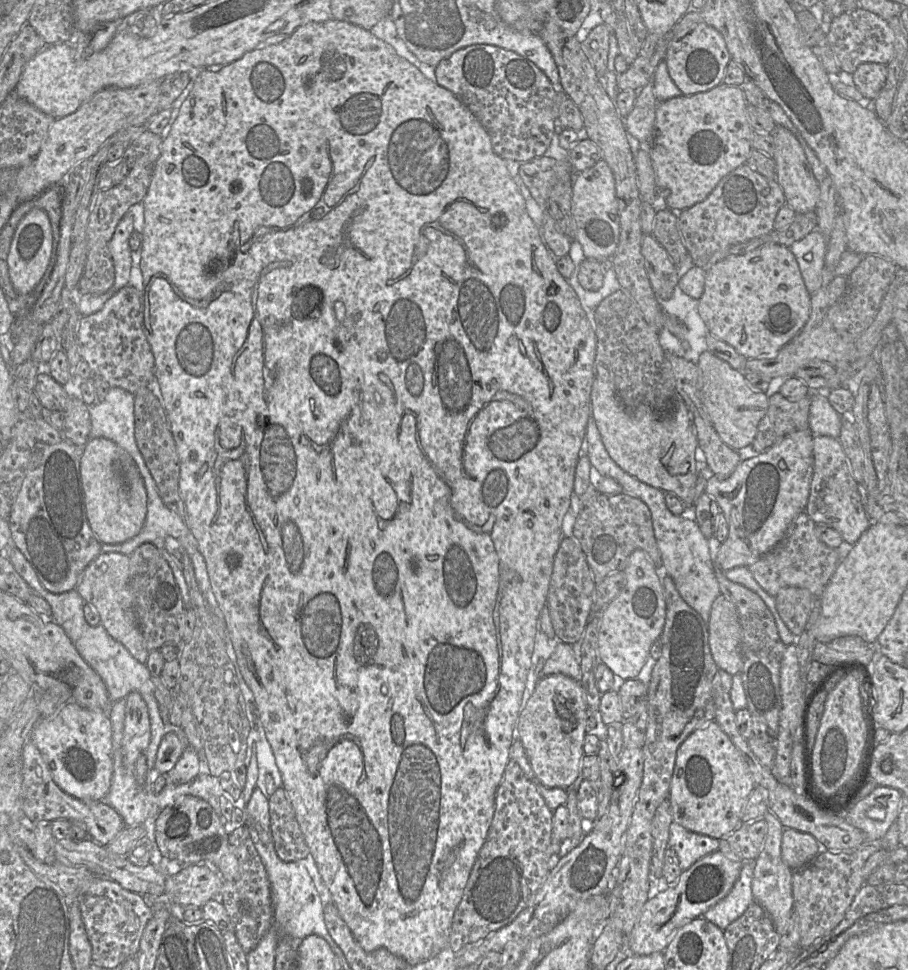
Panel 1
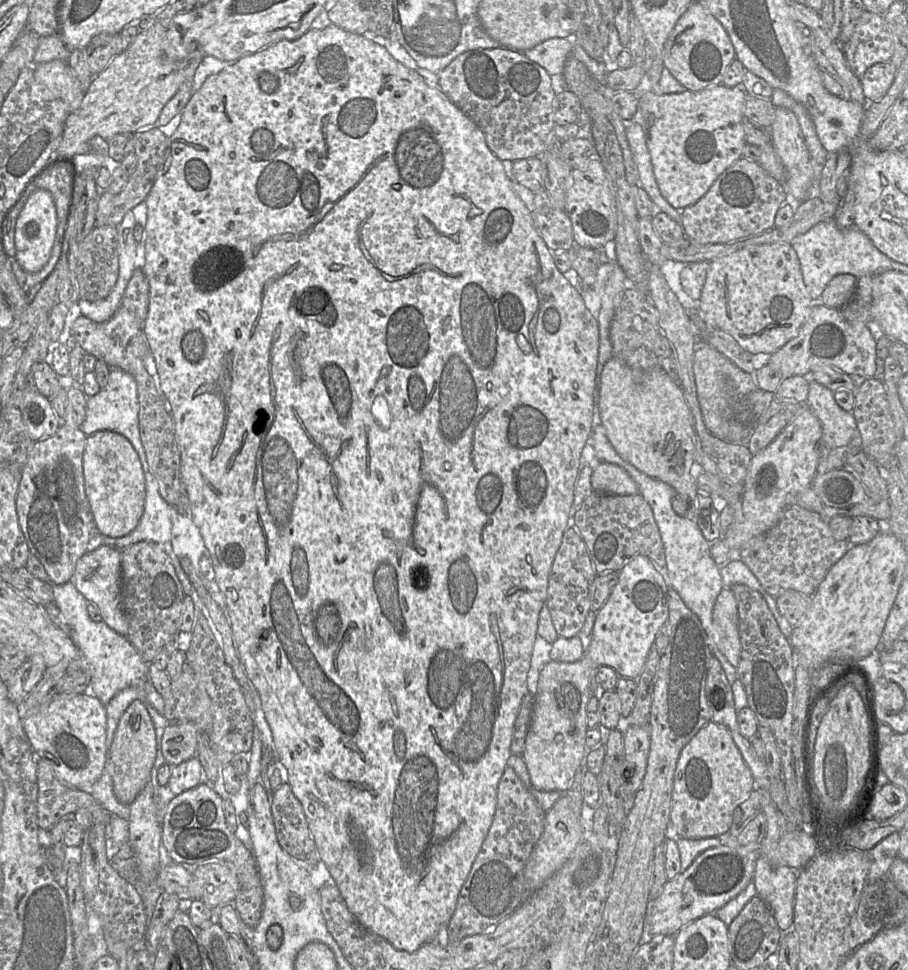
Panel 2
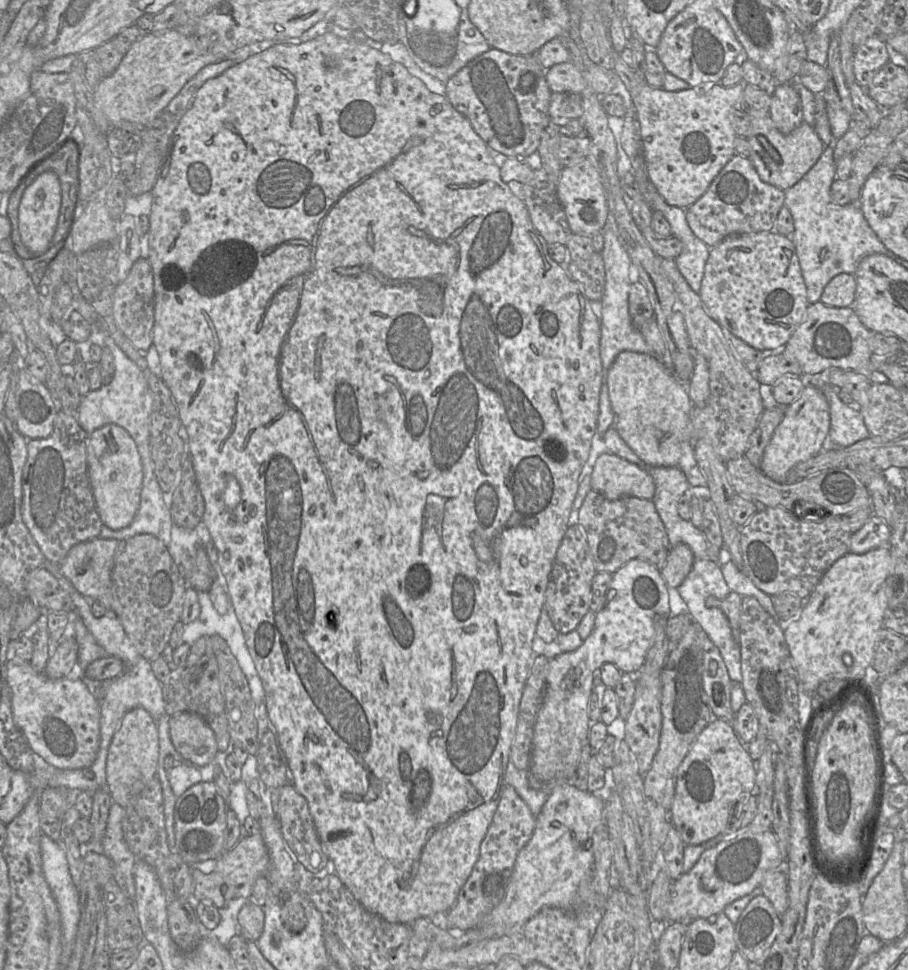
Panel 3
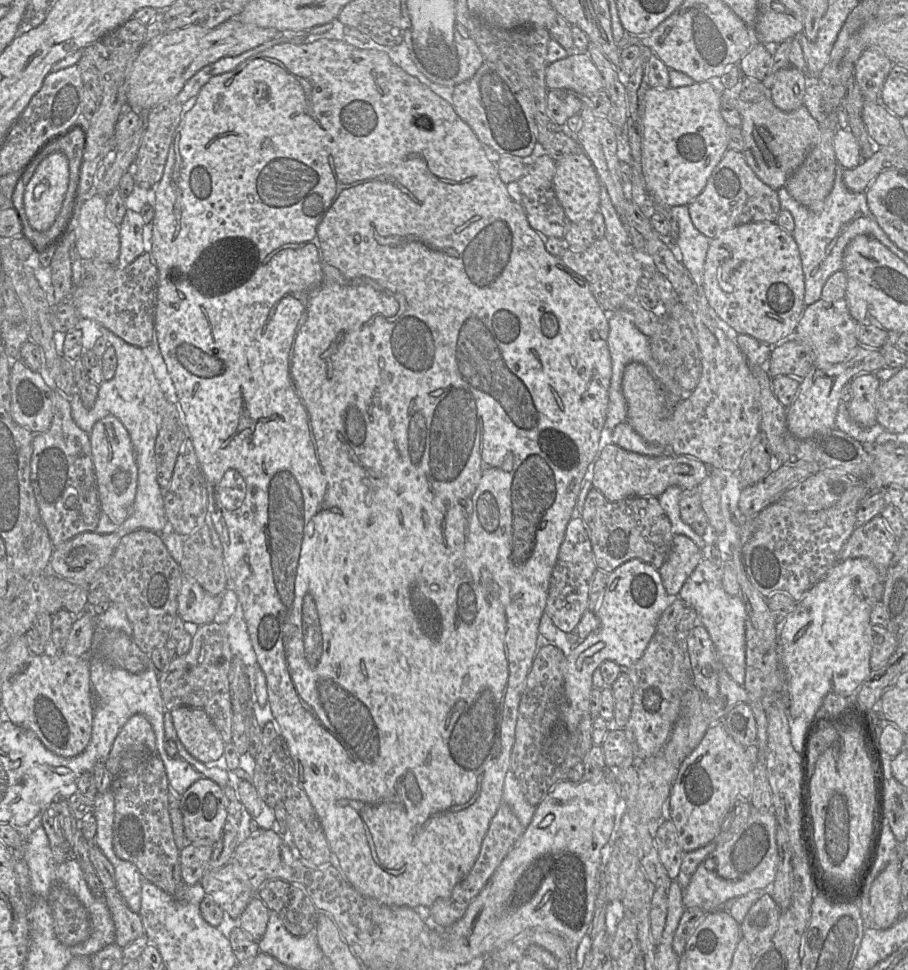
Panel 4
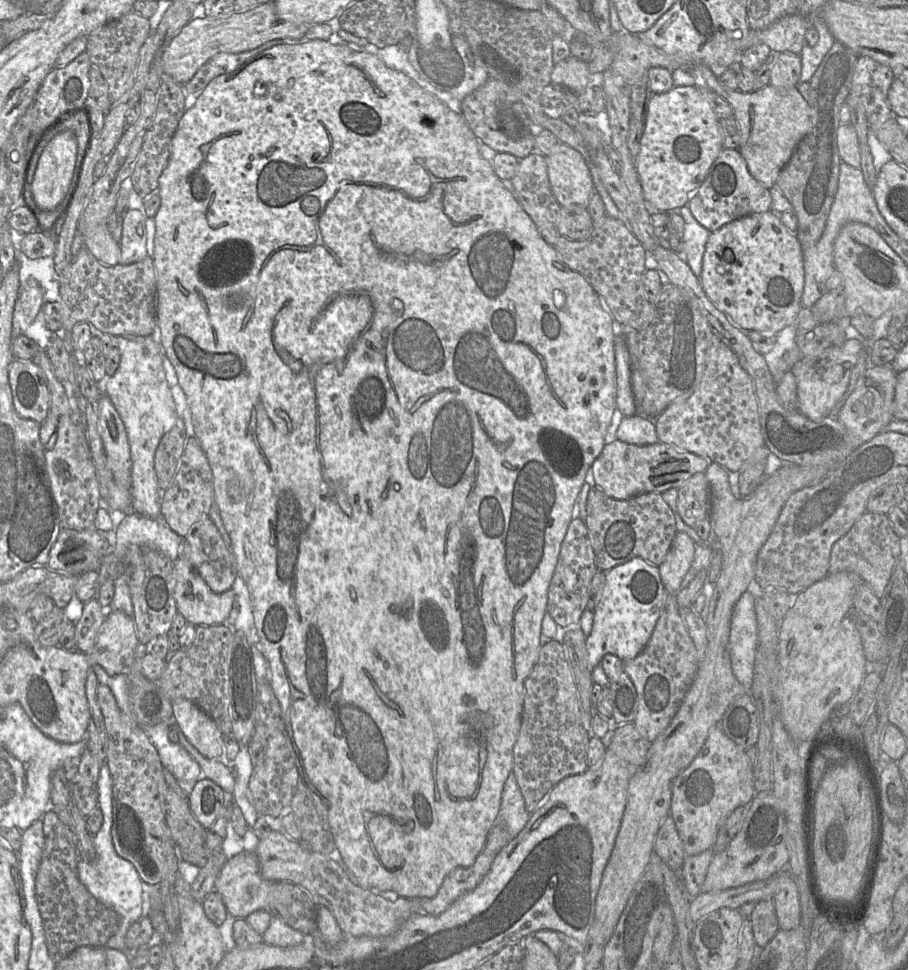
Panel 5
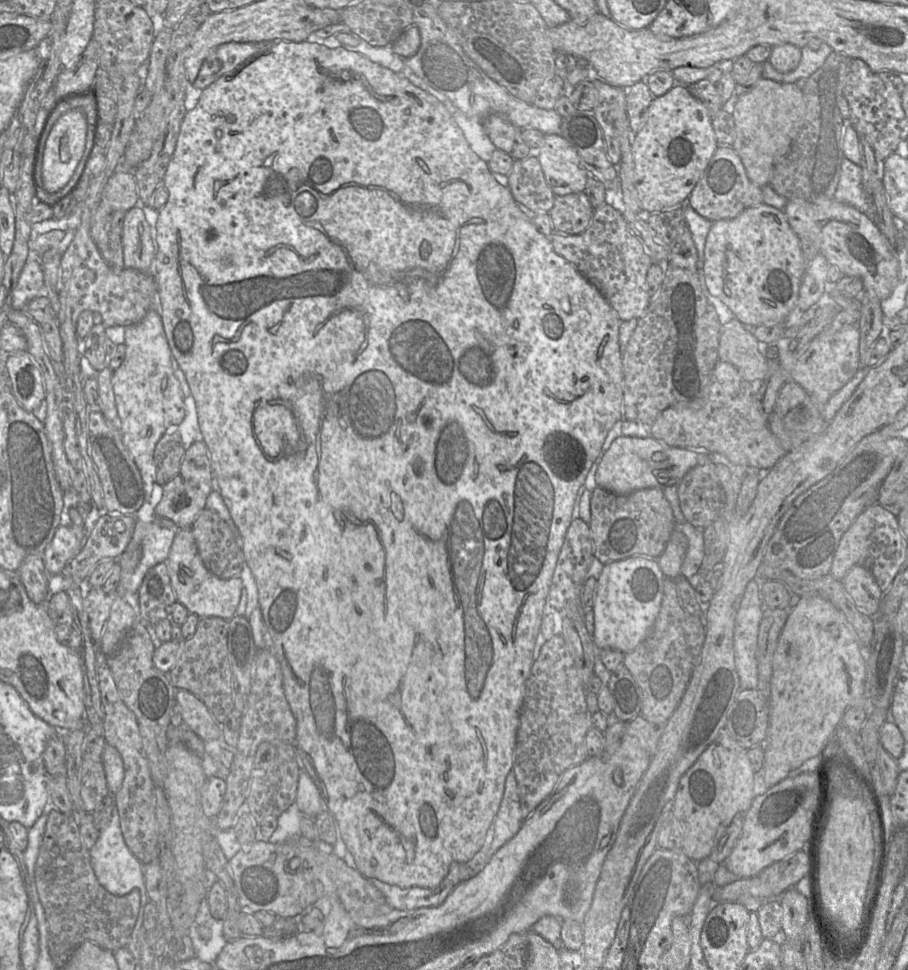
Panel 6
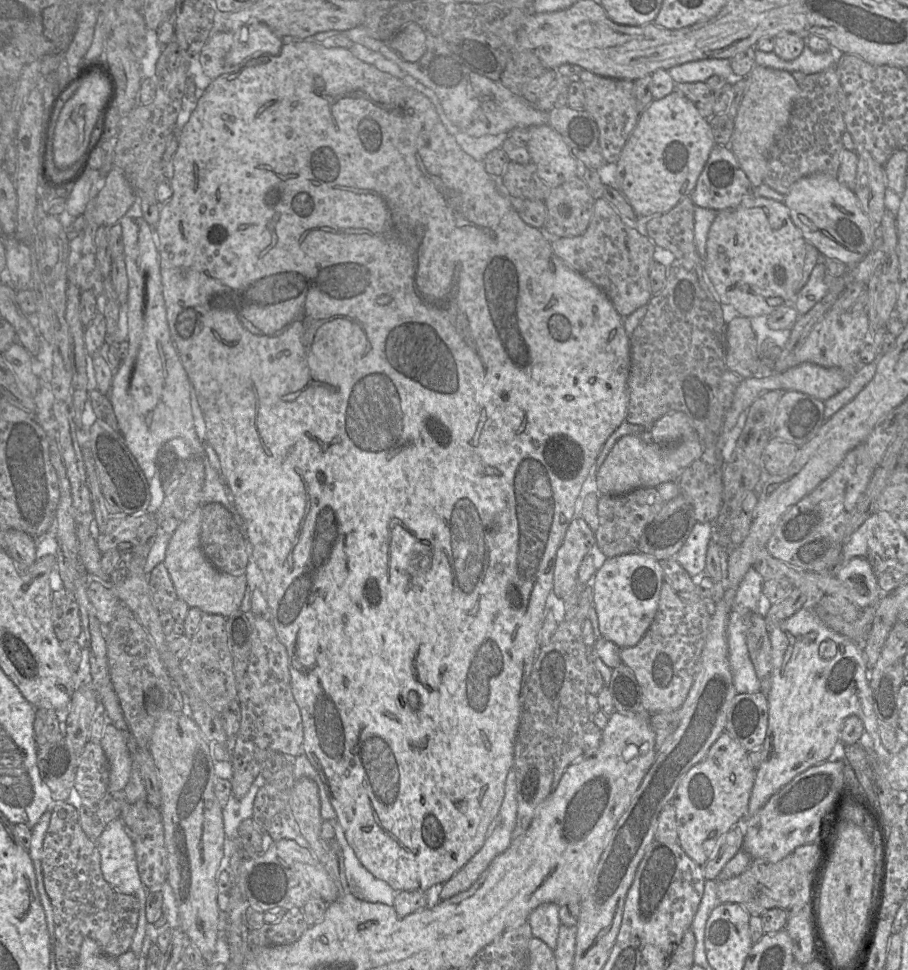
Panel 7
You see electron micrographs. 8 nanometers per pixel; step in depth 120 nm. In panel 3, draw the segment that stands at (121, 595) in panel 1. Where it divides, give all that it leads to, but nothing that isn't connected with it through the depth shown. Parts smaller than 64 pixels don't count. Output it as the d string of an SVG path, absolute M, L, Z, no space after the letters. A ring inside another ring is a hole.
M97 537L74 545L60 563L60 572L72 583L77 591L111 611L112 606L112 570L114 557L120 541Z

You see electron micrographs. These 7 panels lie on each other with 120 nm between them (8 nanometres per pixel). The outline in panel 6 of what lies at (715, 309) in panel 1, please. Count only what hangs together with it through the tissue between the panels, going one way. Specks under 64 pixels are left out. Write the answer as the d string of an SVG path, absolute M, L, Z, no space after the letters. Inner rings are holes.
M765 203L749 207L732 219L712 223L704 249L701 269L709 293L725 304L744 326L773 326L784 323L796 307L805 274L800 240L783 210Z

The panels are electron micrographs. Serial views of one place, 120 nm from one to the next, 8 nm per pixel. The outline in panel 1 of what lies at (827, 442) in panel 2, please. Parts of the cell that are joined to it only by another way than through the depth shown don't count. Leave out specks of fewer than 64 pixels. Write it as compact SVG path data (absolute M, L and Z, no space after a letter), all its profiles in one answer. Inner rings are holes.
M811 392L809 408L809 429L815 436L839 438L842 416L831 406L823 392Z

